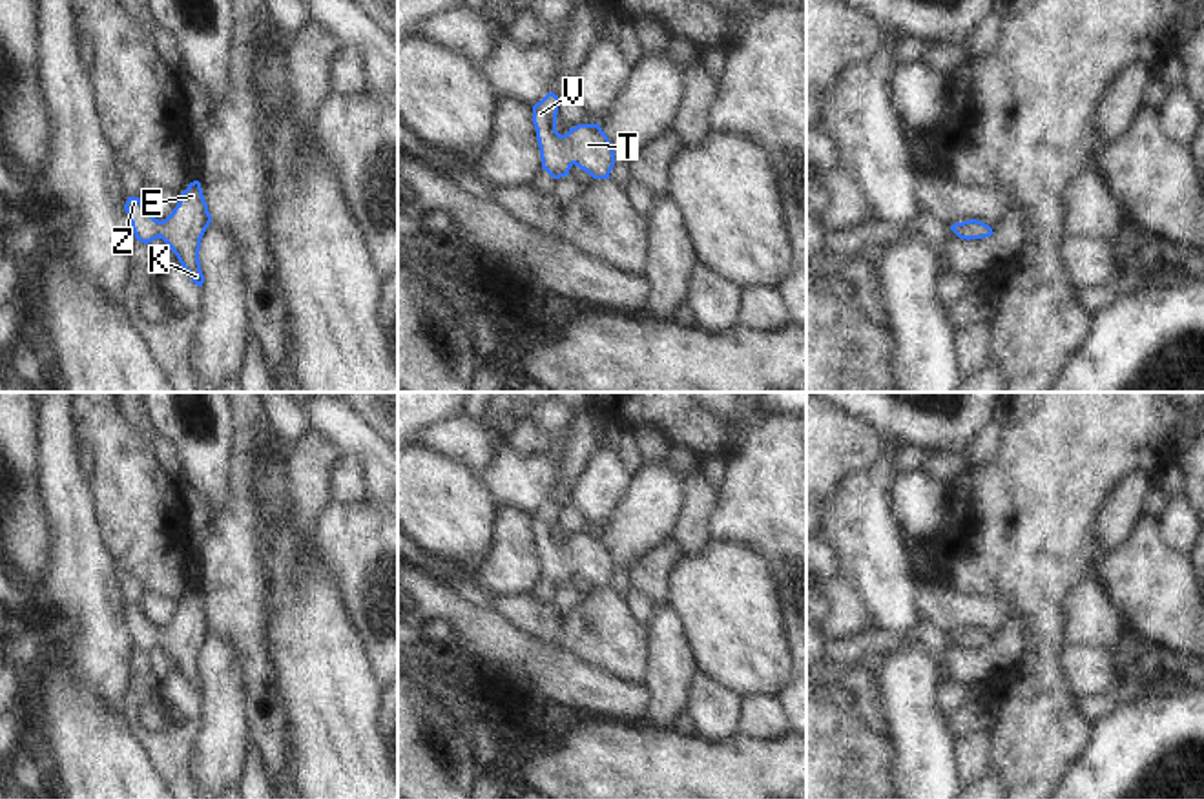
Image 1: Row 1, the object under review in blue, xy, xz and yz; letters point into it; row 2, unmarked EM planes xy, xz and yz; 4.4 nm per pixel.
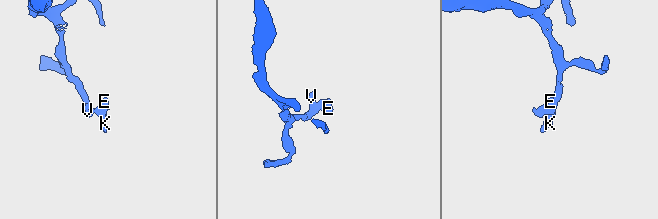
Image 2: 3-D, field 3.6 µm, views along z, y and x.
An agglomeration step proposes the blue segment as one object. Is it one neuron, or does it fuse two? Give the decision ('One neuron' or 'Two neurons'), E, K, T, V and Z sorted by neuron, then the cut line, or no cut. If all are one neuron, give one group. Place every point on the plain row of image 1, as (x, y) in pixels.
One neuron. Groups: E K T V Z. No split

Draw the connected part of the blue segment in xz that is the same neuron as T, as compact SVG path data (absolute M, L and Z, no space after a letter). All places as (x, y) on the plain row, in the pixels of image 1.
M553 500L533 514L542 578L553 587L560 587L569 584L575 573L593 587L609 587L615 560L600 533L578 533L560 544L556 540L558 514L560 507Z

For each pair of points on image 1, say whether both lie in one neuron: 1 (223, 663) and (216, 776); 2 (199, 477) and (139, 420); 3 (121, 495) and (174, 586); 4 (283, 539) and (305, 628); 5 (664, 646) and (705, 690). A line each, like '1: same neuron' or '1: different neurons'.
1: same neuron
2: different neurons
3: same neuron
4: same neuron
5: different neurons

